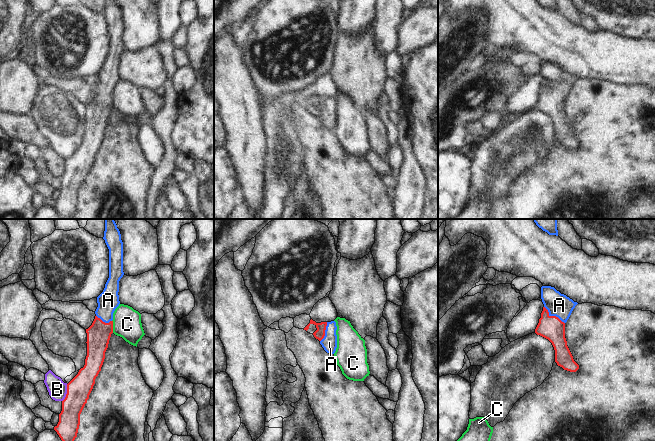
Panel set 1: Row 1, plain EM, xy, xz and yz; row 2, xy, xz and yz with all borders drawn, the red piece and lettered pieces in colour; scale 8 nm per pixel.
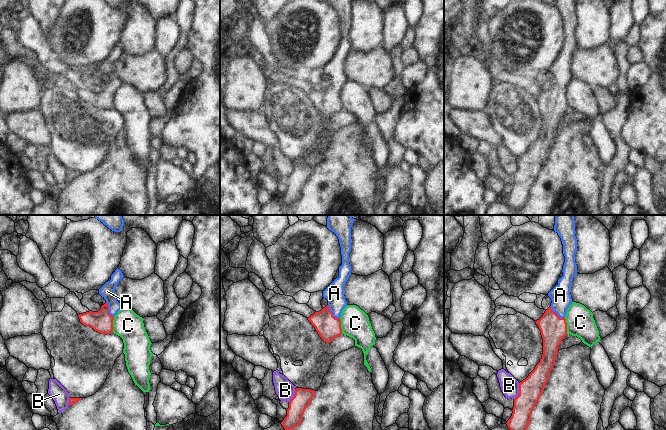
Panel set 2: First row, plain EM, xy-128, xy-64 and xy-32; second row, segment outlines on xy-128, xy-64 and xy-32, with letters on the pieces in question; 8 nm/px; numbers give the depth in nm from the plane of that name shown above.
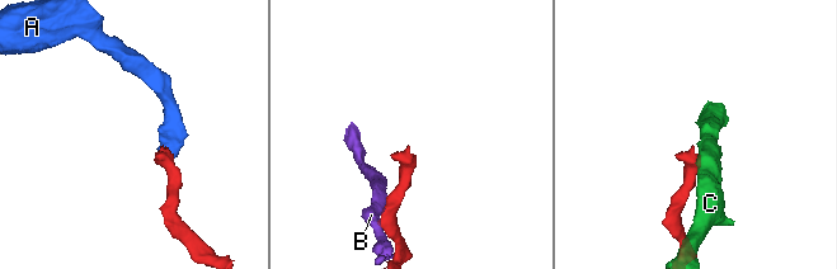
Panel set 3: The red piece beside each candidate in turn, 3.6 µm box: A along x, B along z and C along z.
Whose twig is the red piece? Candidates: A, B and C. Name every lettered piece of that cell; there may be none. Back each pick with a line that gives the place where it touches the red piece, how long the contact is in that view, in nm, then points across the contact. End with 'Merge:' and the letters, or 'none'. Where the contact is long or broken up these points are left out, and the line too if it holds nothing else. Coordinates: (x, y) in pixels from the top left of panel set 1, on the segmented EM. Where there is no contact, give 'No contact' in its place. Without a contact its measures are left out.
A: Touches red at yz (553, 316). Shared border 220 nm. Path across: yz (552, 328), (553, 316), (559, 305)
Merge: A

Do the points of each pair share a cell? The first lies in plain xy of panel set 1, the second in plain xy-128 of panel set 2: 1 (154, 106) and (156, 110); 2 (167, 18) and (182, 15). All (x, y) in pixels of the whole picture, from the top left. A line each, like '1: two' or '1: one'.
1: one
2: two

